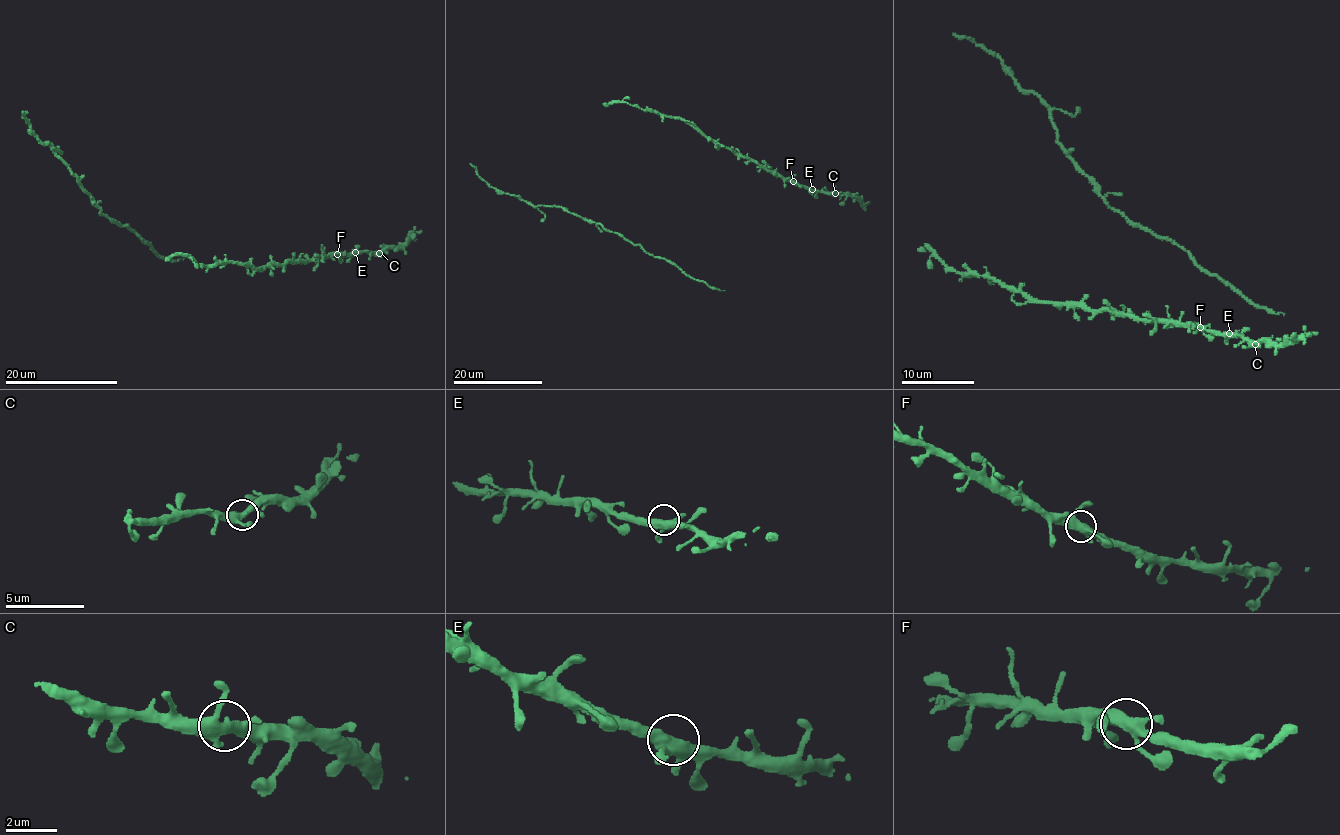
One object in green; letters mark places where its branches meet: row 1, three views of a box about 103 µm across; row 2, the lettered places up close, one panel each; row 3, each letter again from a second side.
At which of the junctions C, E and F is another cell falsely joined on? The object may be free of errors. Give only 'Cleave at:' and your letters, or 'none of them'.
Cleave at: none of them

